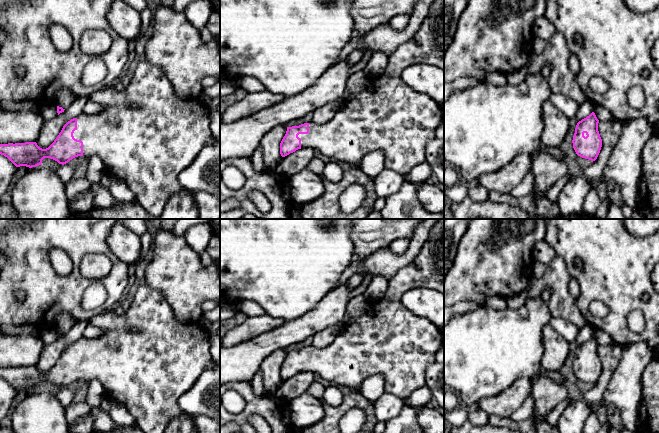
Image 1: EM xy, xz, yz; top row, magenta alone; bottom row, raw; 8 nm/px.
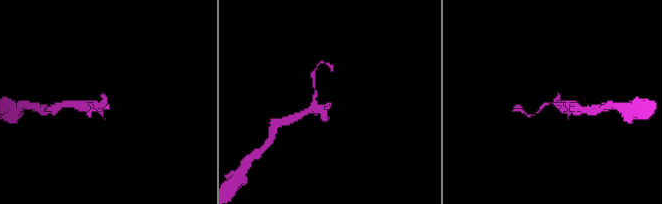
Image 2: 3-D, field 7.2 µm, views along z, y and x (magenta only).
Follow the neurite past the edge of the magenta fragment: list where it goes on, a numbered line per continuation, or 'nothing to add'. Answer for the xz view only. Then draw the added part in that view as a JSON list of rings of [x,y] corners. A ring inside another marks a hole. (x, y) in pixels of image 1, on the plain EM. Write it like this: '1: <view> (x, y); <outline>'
1: xz (388, 339); [[[437,219],[415,259],[388,280],[388,289],[382,298],[370,300],[366,312],[342,330],[326,348],[309,346],[309,357],[298,359],[301,372],[318,374],[329,382],[350,388],[351,391],[359,391],[367,378],[381,374],[385,379],[385,391],[403,399],[424,386],[426,369],[435,362],[435,356],[444,344],[444,332],[432,321],[415,315],[401,303],[403,294],[414,288],[429,288],[444,294],[444,219]]]

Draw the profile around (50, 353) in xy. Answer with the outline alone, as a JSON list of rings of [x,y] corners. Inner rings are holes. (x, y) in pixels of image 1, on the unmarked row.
[[[77,321],[62,337],[49,345],[45,345],[36,365],[37,369],[42,373],[48,372],[68,345],[83,337],[83,332],[87,324],[88,321]]]

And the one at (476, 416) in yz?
[[[479,407],[469,410],[467,421],[476,426],[485,426],[489,424],[489,414]]]

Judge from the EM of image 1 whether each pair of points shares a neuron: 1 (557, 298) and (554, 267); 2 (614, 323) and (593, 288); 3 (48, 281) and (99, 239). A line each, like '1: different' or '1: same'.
1: same
2: same
3: same

